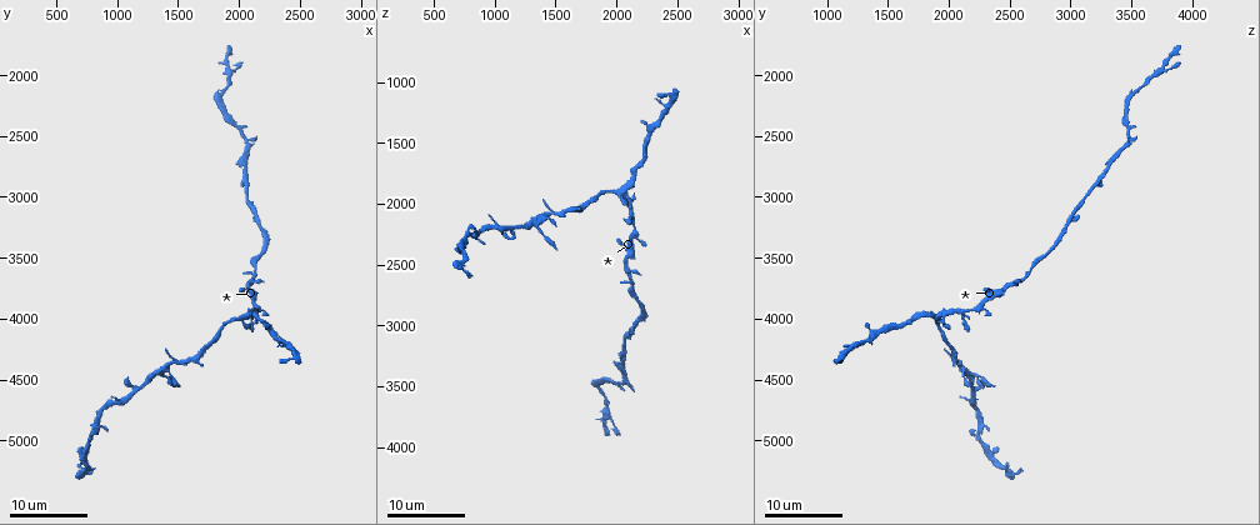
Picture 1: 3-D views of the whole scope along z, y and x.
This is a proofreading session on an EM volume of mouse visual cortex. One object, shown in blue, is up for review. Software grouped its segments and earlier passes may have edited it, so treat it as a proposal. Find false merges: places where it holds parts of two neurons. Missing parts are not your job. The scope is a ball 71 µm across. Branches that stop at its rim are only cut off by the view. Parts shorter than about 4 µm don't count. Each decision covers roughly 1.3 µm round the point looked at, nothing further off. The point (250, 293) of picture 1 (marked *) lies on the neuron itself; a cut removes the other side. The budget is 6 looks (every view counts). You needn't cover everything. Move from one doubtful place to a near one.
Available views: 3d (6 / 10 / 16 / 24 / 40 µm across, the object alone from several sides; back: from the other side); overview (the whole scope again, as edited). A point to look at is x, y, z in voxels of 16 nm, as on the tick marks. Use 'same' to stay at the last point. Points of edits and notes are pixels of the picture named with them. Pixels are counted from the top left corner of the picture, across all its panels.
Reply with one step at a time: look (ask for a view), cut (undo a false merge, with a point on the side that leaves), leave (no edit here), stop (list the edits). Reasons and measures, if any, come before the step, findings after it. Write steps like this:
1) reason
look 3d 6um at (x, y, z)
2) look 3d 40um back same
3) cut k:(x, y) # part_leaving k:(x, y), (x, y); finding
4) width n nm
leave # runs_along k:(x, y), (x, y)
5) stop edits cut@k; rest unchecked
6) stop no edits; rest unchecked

thin neck
look 3d 16um at (760, 4980, 2240)

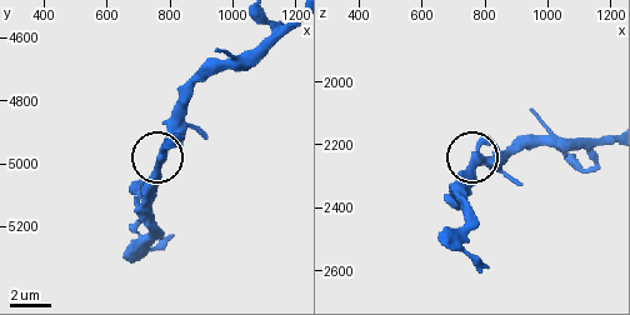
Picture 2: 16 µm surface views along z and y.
closer look
look 3d 10um at (790, 4990, 2250)

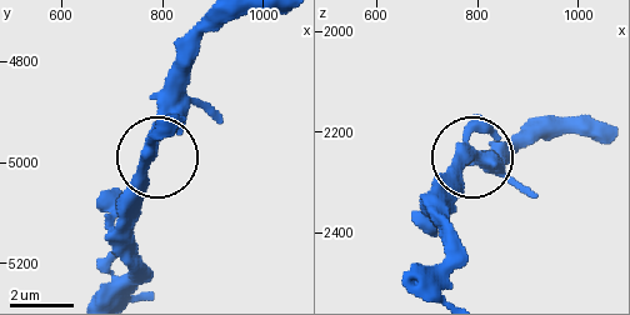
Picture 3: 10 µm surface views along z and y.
width 280 nm
leave # one neuron here

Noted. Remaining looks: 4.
arms part here
look 3d 24um at (1980, 4020, 1900)

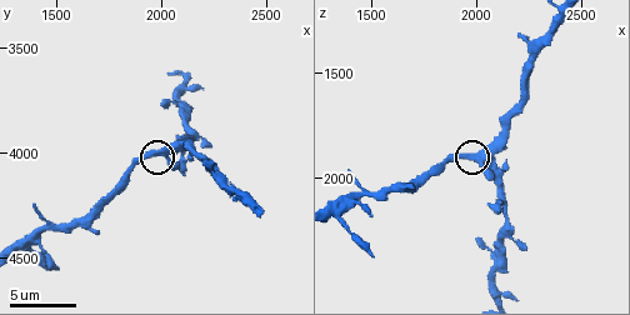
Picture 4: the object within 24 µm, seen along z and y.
closer look
look 3d 6um at (1990, 4000, 1900)

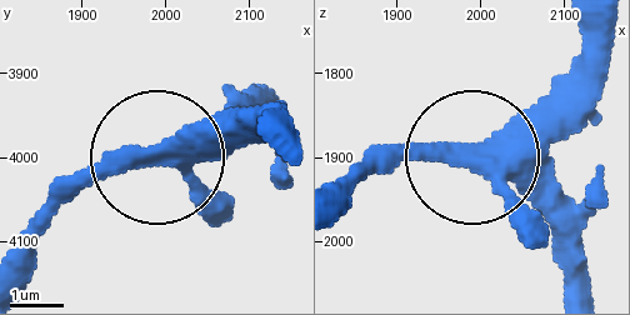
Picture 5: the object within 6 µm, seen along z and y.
arms 3
leave # runs_along 5:(268, 88), (169, 151), (290, 129); continuous, no second neuron

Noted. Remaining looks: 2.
thick turns thin
look 3d 16um at (2060, 2580, 3440)

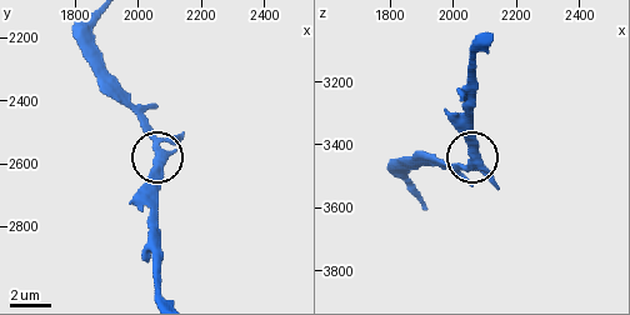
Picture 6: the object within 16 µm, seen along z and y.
look 3d 10um at (2060, 2560, 3460)

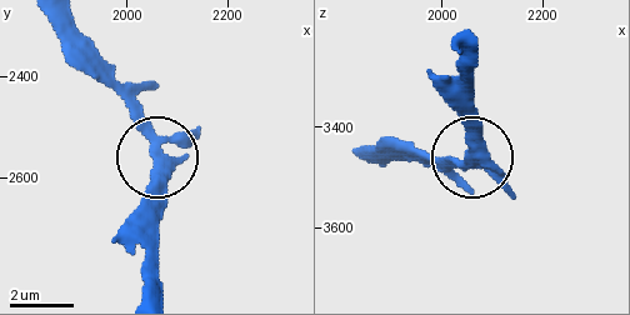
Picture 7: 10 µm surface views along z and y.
leave # runs_along 7:(156, 293), (156, 140), (119, 94); continuous, no second neuron

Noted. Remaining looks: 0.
stop no edits; rest unchecked

